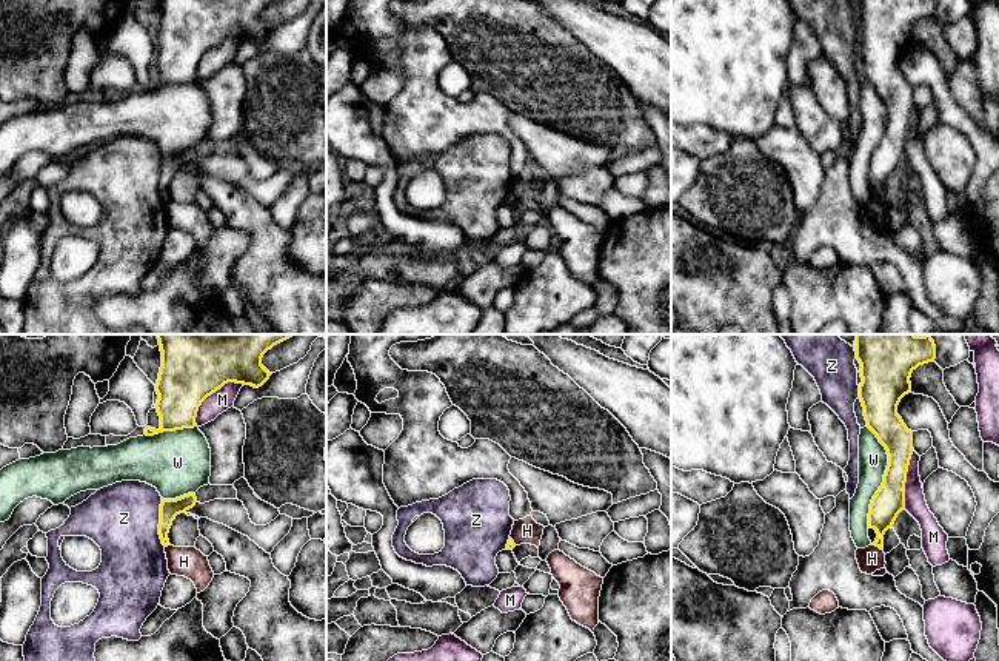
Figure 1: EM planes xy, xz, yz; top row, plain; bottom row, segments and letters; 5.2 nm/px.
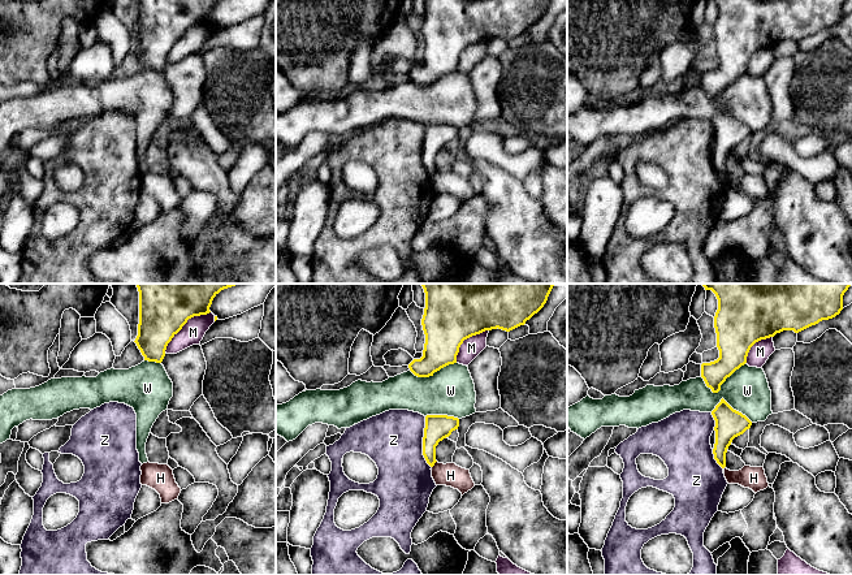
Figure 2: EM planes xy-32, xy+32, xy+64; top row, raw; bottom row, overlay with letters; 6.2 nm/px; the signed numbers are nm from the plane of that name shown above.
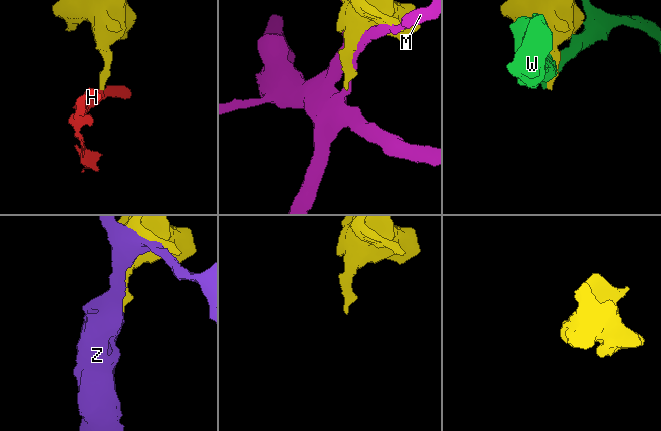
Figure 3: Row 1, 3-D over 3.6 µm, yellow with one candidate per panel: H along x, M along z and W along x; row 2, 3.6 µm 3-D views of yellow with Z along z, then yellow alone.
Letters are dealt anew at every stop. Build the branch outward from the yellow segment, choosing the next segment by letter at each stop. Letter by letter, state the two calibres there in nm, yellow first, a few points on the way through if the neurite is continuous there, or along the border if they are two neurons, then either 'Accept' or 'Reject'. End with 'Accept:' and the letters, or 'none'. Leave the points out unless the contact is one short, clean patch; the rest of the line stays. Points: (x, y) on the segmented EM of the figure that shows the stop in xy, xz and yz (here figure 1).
H: Thickness 160 nm (yellow) against 140 nm. Boundary: yz (872, 544), (882, 550). Reject
M: Thickness 440 nm (yellow) against 110 nm. Reject
W: Thickness 160 nm (yellow) against 160 nm. Reject
Z: Thickness 100 nm (yellow) against 380 nm. Reject
Accept: none

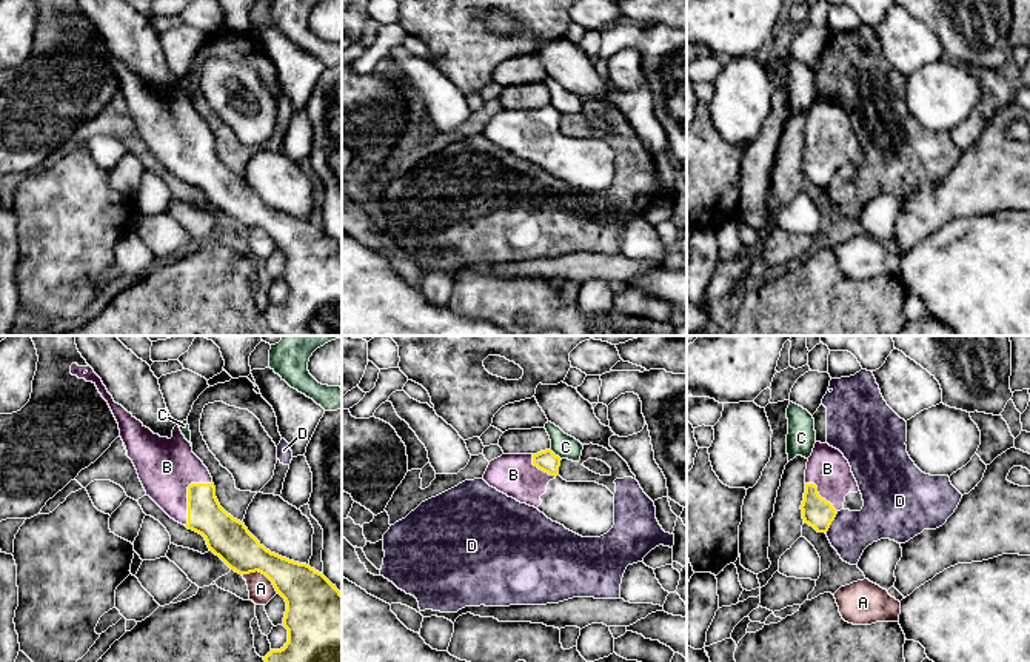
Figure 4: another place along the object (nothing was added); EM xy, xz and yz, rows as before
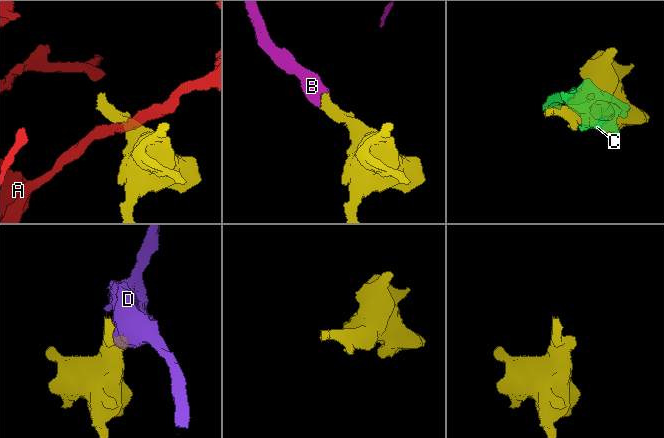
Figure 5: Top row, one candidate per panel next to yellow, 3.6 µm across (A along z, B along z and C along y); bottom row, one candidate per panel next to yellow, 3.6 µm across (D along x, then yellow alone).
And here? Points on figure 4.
A: Thickness 240 nm (yellow) against 130 nm. Boundary: xy (242, 573), (260, 571), (277, 593). Reject
B: Thickness 190 nm (yellow) against 300 nm. Path across: xy (220, 530), (188, 494), (167, 467). Accept
C: Thickness 110 nm (yellow) against 120 nm. Boundary: xz (550, 448), (561, 459). Reject
D: Thickness 160 nm (yellow) against 220 nm. Reject
Accept: B

